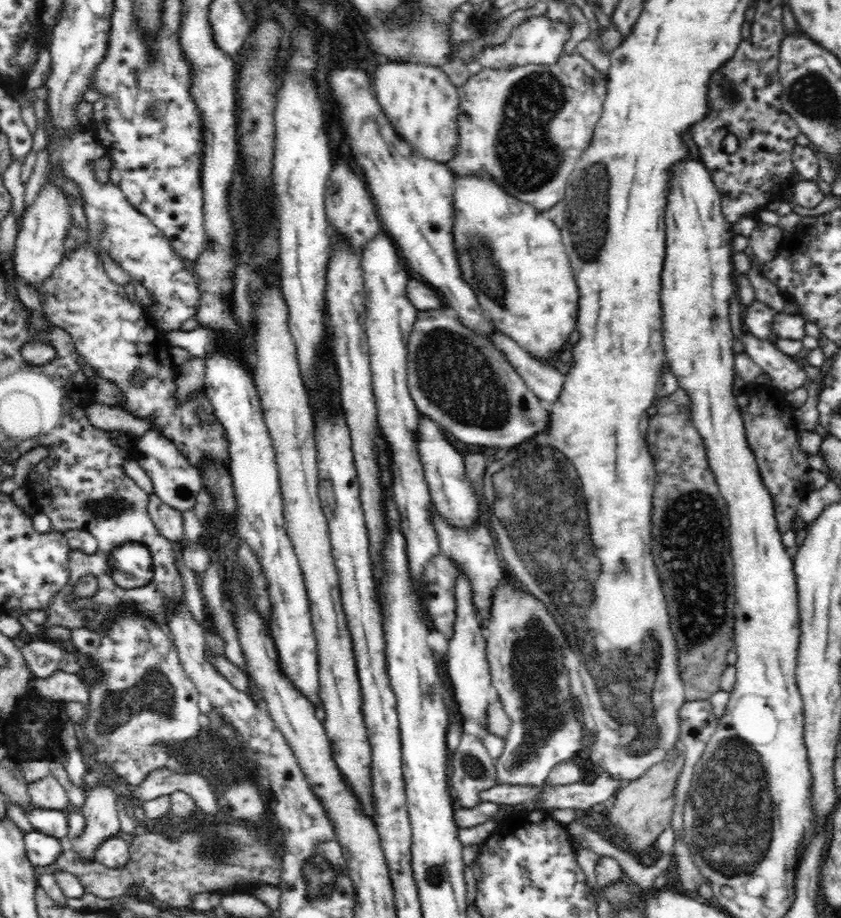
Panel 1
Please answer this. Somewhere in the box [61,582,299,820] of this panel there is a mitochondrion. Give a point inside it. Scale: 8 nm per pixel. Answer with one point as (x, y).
(156, 691)

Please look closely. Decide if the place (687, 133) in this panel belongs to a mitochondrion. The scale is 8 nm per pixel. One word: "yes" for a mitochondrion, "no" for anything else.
no

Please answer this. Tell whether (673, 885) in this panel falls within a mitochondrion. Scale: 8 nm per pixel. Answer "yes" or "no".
no

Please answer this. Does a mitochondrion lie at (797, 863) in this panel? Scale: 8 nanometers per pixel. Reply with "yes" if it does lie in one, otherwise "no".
no

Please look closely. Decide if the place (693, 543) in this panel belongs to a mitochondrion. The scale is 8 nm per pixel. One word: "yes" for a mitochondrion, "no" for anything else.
yes

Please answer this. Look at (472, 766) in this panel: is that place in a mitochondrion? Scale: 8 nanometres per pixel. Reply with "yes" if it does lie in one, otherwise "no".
yes

